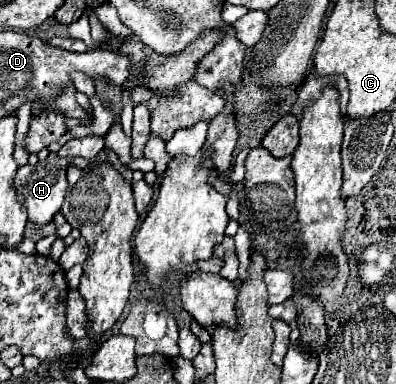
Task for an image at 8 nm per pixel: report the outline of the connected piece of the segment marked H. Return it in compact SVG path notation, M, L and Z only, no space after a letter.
M50 152L50 156L44 162L38 164L26 164L16 174L16 190L20 190L20 204L28 210L28 220L44 226L54 220L54 216L60 212L60 206L64 202L66 192L66 166L68 160L60 158L56 152Z

